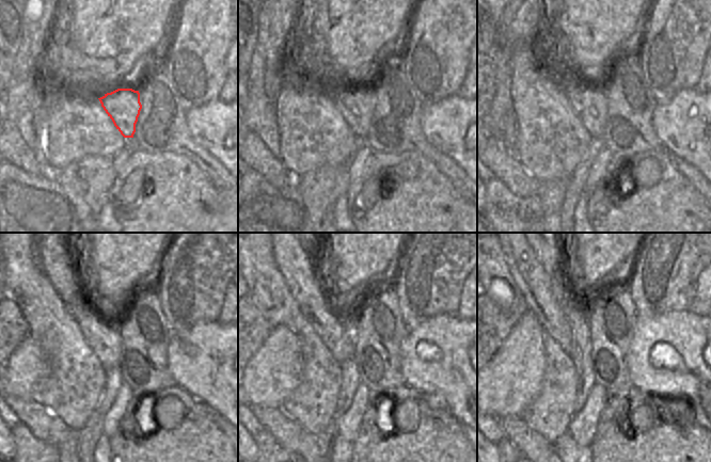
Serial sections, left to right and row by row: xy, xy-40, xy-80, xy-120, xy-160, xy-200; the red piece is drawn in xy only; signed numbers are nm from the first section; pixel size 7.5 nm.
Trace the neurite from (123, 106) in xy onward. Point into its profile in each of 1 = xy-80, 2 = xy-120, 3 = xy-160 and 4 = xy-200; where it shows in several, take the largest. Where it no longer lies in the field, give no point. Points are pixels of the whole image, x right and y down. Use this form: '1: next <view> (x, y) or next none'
1: next xy-80 (588, 102)
2: next xy-120 (104, 339)
3: next xy-160 (294, 260)
4: next xy-200 (543, 295)

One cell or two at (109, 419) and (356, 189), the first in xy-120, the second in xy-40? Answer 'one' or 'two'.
two

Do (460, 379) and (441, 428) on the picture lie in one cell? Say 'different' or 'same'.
different

